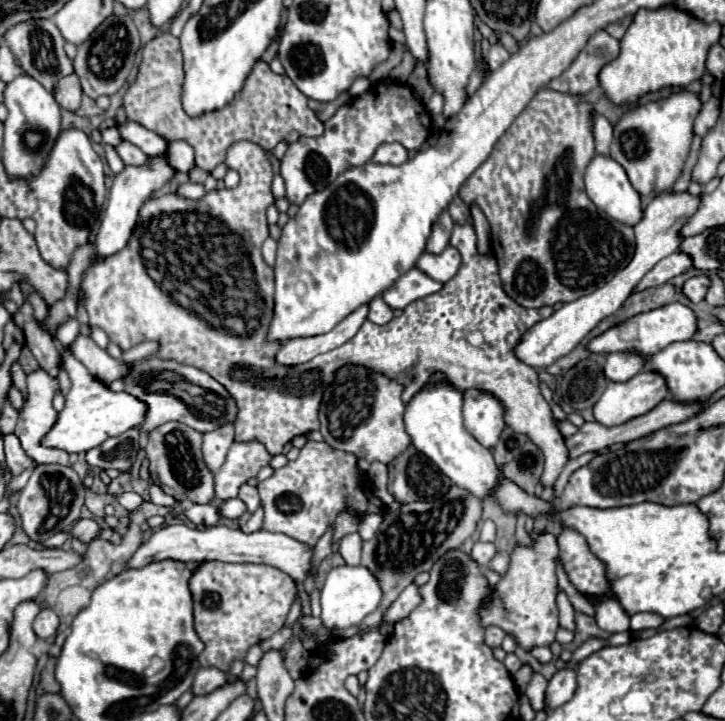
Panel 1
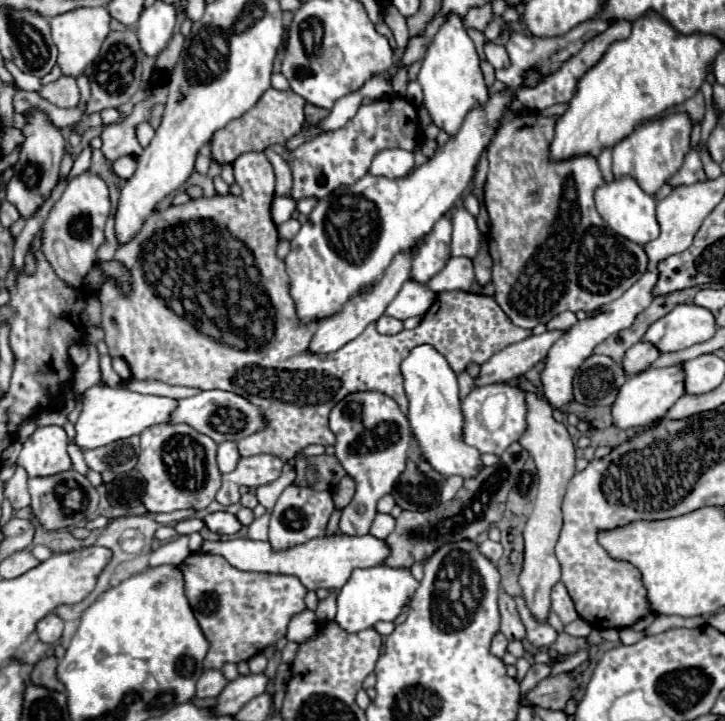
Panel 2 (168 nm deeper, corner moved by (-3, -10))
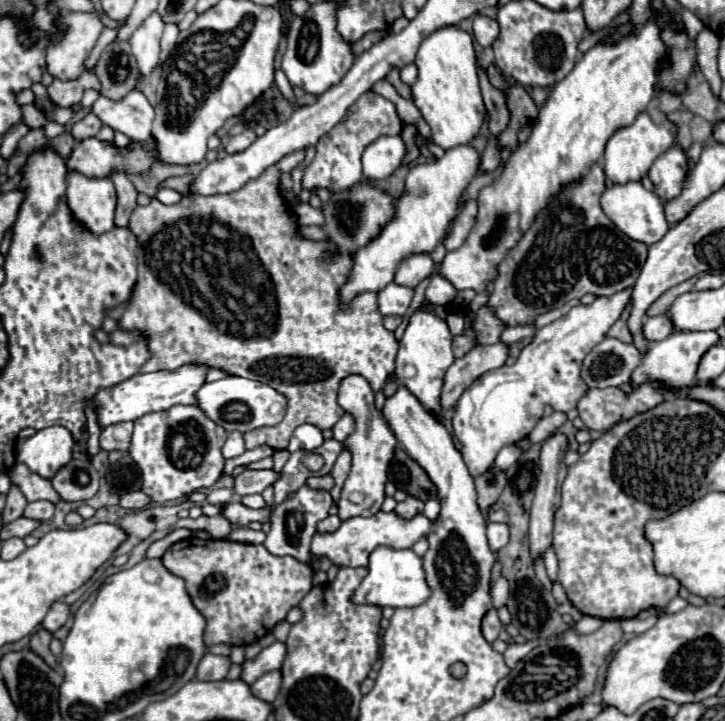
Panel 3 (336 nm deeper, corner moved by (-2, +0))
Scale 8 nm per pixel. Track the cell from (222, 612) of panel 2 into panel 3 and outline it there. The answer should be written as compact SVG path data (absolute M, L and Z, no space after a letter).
M196 536L172 544L162 564L186 582L186 590L206 618L204 642L246 646L268 634L288 610L298 606L312 588L312 570L290 556L274 556L262 544L240 544L230 540L200 540Z

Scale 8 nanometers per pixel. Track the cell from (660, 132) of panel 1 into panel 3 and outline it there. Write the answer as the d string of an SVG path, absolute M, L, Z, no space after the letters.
M642 112L630 126L620 128L610 136L604 150L604 174L616 184L626 184L628 180L640 180L642 176L648 174L650 164L670 146L674 146L674 142L676 142L676 126L672 122L666 120L664 124L658 126L650 120L646 112Z

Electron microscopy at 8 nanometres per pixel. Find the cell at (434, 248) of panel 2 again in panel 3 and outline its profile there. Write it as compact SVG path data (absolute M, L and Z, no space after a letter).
M418 254L418 256L410 256L406 258L396 274L394 274L394 282L408 286L408 288L416 288L420 280L424 280L426 276L430 276L434 272L434 262L430 258L430 254Z

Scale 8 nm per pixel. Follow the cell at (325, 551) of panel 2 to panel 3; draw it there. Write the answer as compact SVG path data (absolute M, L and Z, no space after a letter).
M378 512L370 518L350 518L342 522L342 526L332 534L316 534L312 540L312 552L314 556L328 556L336 566L368 566L368 556L378 546L390 546L390 548L412 548L420 538L430 534L432 522L424 514L416 514L410 520L398 516L396 512Z

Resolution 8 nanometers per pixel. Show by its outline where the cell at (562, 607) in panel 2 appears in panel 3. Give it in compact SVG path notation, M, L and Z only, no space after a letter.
M550 546L544 554L544 564L546 564L546 570L548 570L548 576L550 580L556 580L556 574L558 574L558 560L556 560L556 552L554 548Z

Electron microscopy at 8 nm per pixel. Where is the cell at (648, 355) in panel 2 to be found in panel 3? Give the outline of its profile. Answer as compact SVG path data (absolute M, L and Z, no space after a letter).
M660 314L660 316L650 316L644 322L644 336L654 342L654 340L664 340L670 332L672 332L674 324L668 318L668 314Z

